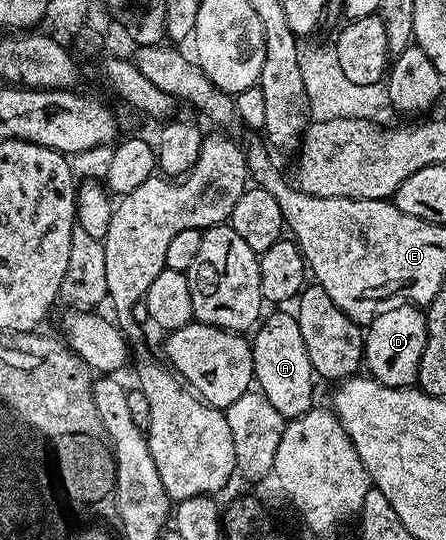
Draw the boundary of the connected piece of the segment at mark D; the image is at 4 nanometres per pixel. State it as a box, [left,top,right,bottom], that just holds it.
[364,304,427,388]

